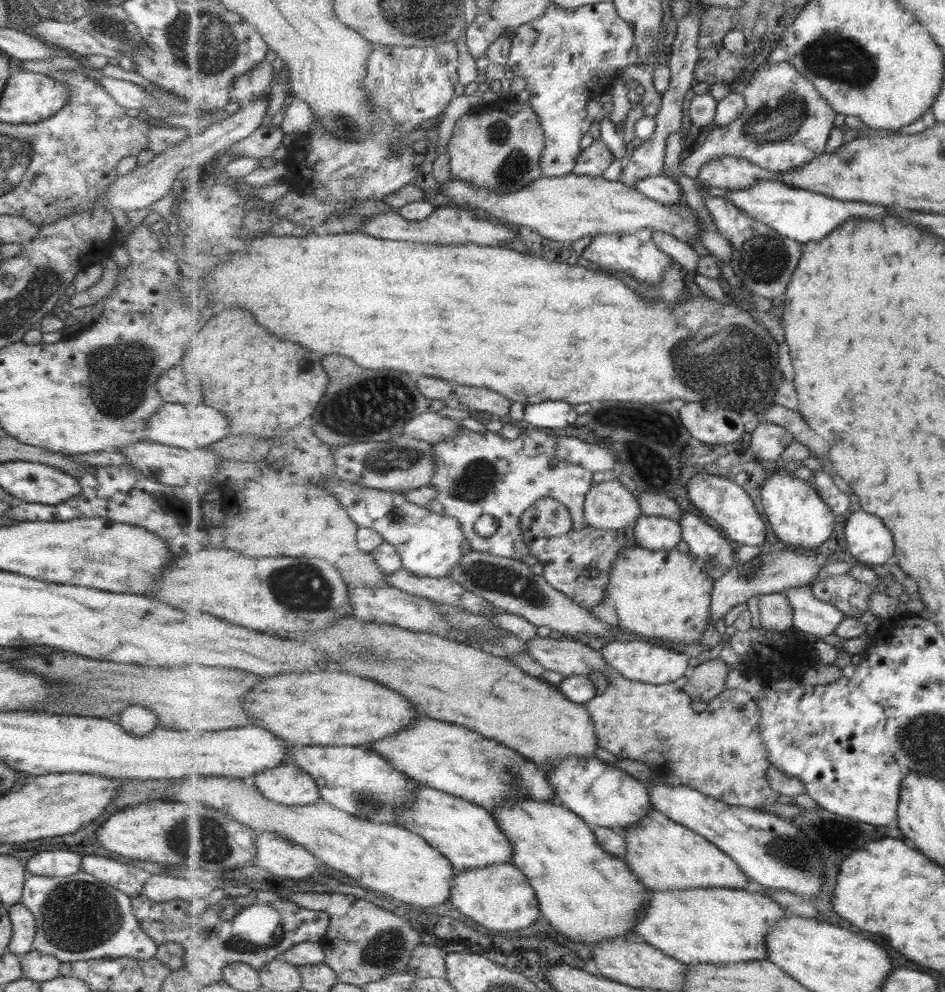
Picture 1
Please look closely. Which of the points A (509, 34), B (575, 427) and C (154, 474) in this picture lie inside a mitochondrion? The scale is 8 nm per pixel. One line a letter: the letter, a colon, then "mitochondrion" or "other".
A: other
B: other
C: other

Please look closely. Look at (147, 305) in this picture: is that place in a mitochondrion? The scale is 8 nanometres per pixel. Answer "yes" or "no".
no

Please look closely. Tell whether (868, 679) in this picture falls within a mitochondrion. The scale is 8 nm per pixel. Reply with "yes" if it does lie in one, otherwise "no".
no

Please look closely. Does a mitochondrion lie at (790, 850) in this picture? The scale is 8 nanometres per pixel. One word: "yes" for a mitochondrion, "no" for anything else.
yes

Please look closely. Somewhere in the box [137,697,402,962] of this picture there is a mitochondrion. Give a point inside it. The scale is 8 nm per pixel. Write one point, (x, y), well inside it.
(210, 839)

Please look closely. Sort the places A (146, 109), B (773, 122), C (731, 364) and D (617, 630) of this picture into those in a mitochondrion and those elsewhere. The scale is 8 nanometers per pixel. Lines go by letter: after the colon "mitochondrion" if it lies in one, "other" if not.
A: other
B: mitochondrion
C: mitochondrion
D: other

